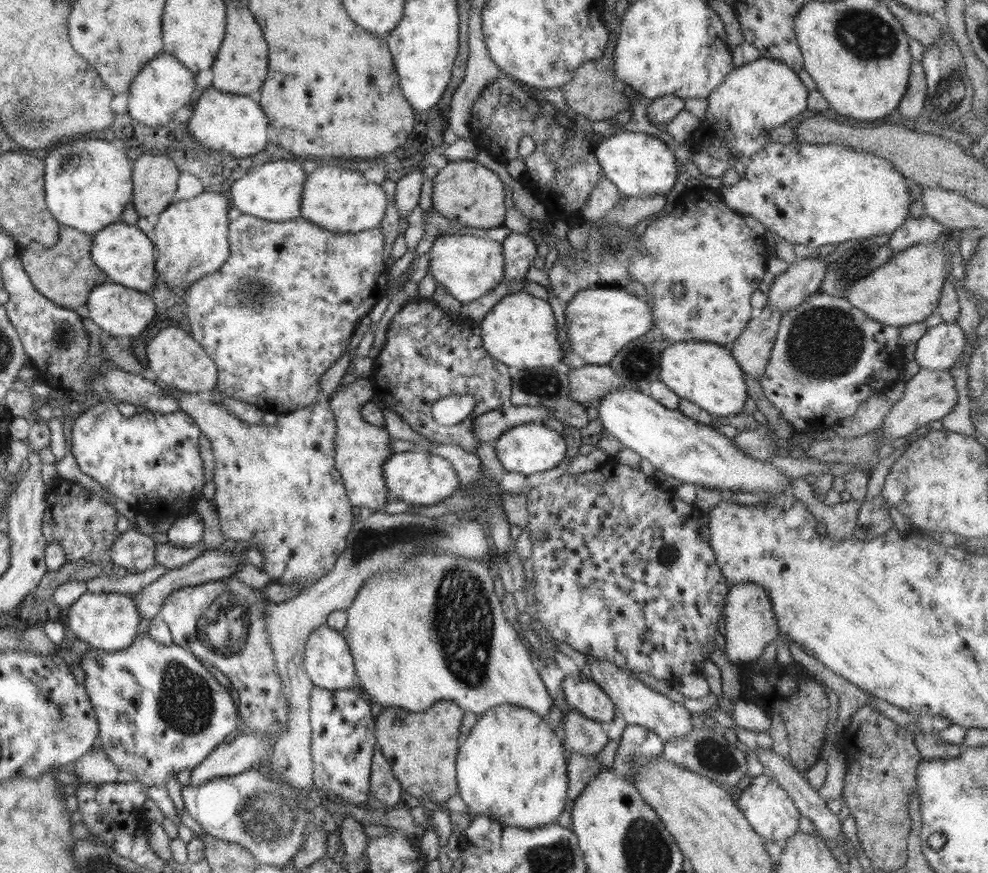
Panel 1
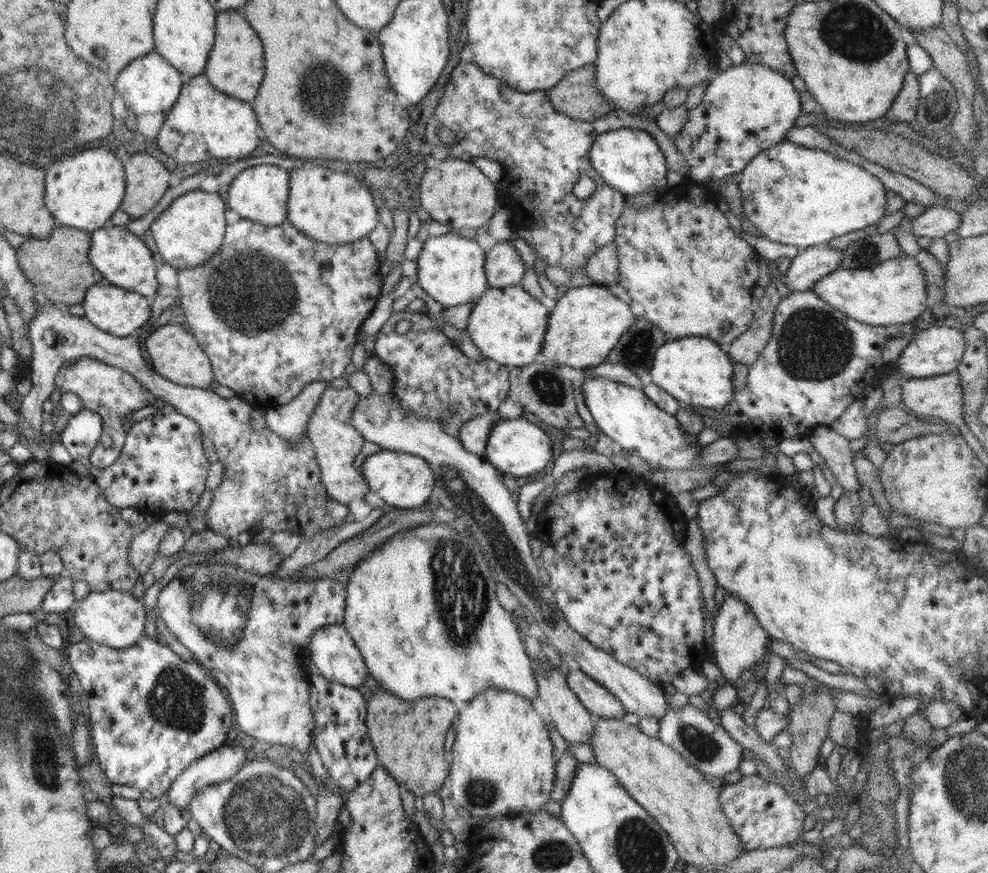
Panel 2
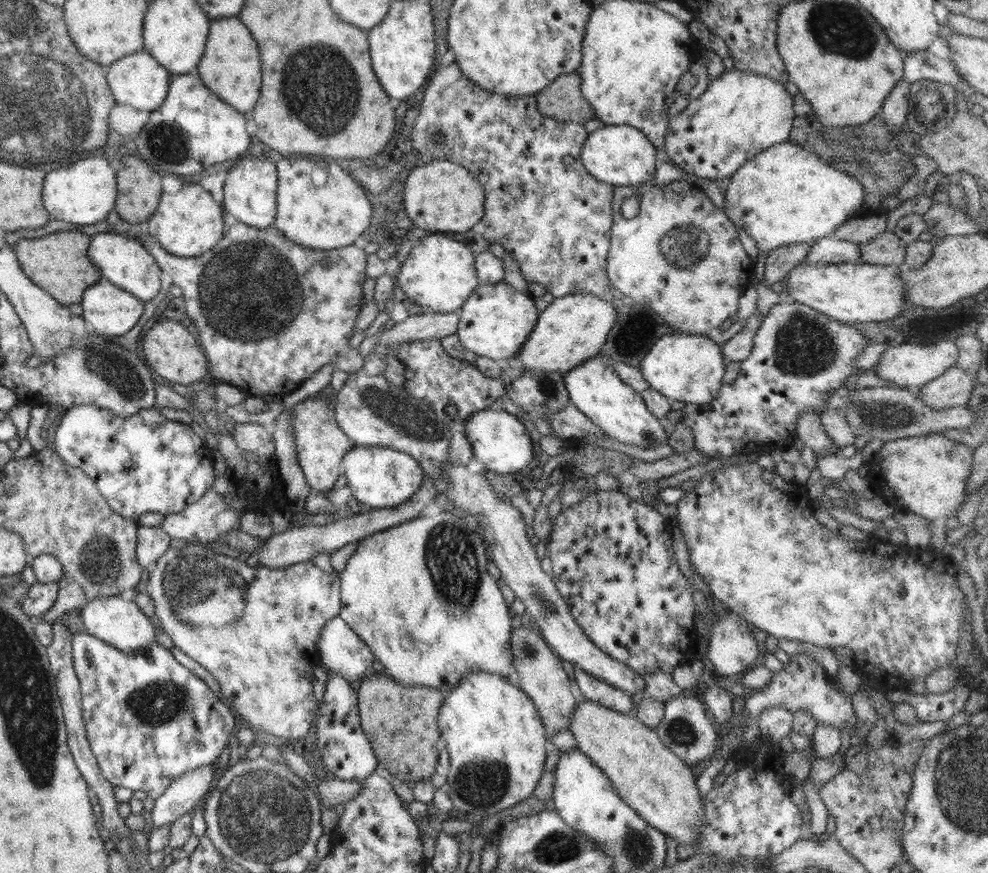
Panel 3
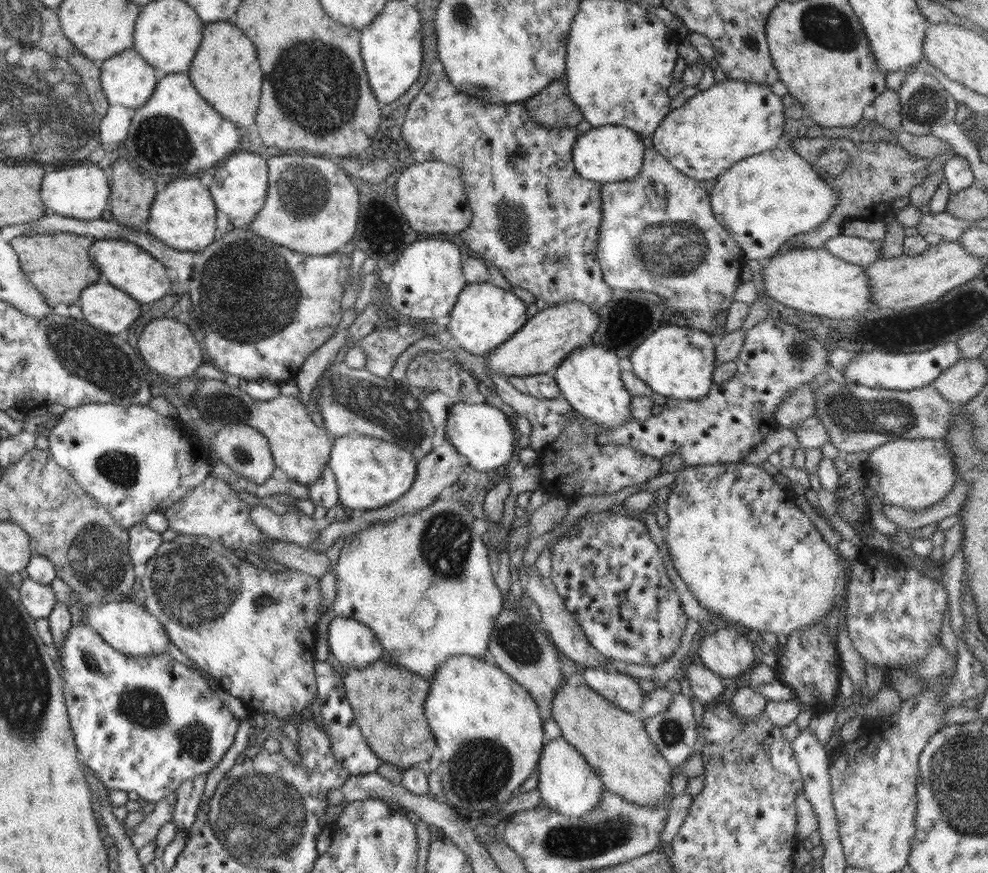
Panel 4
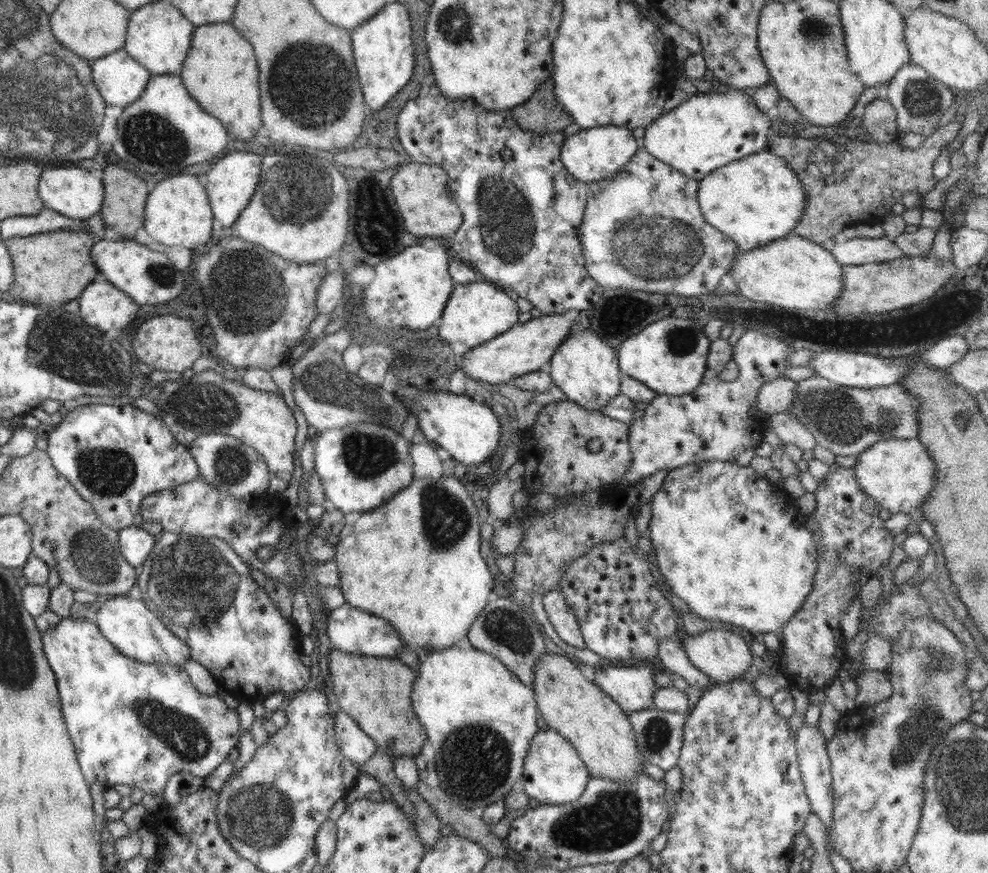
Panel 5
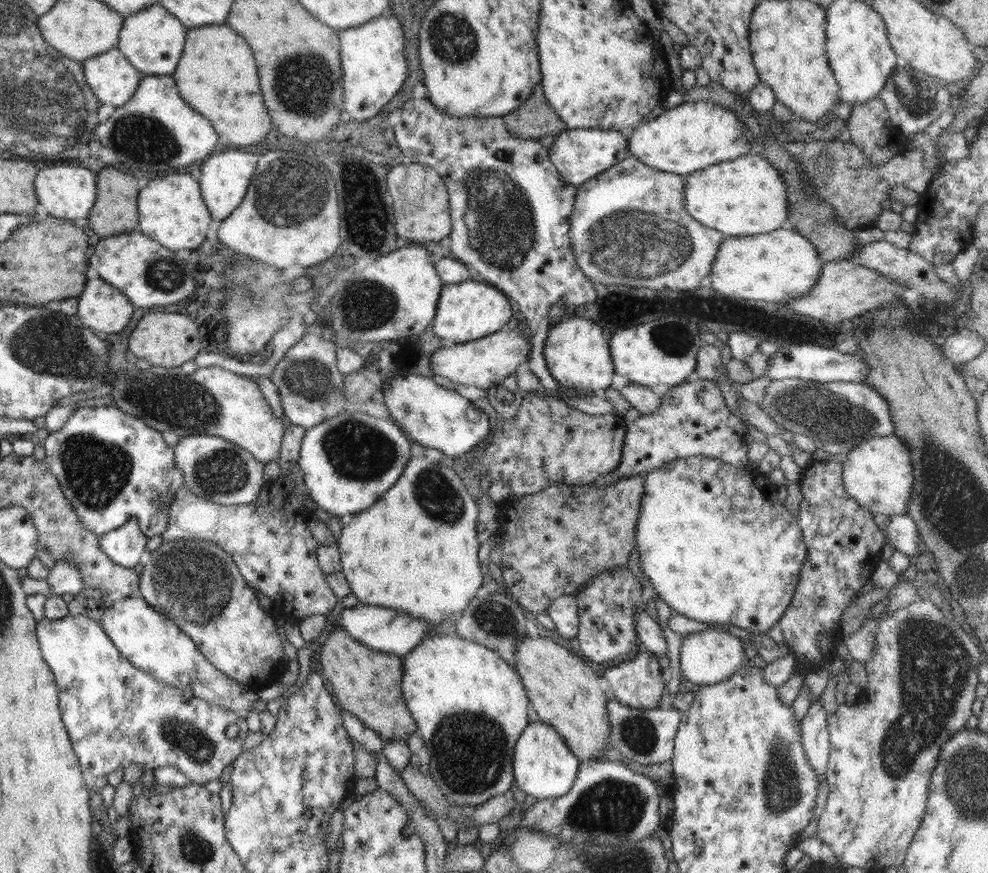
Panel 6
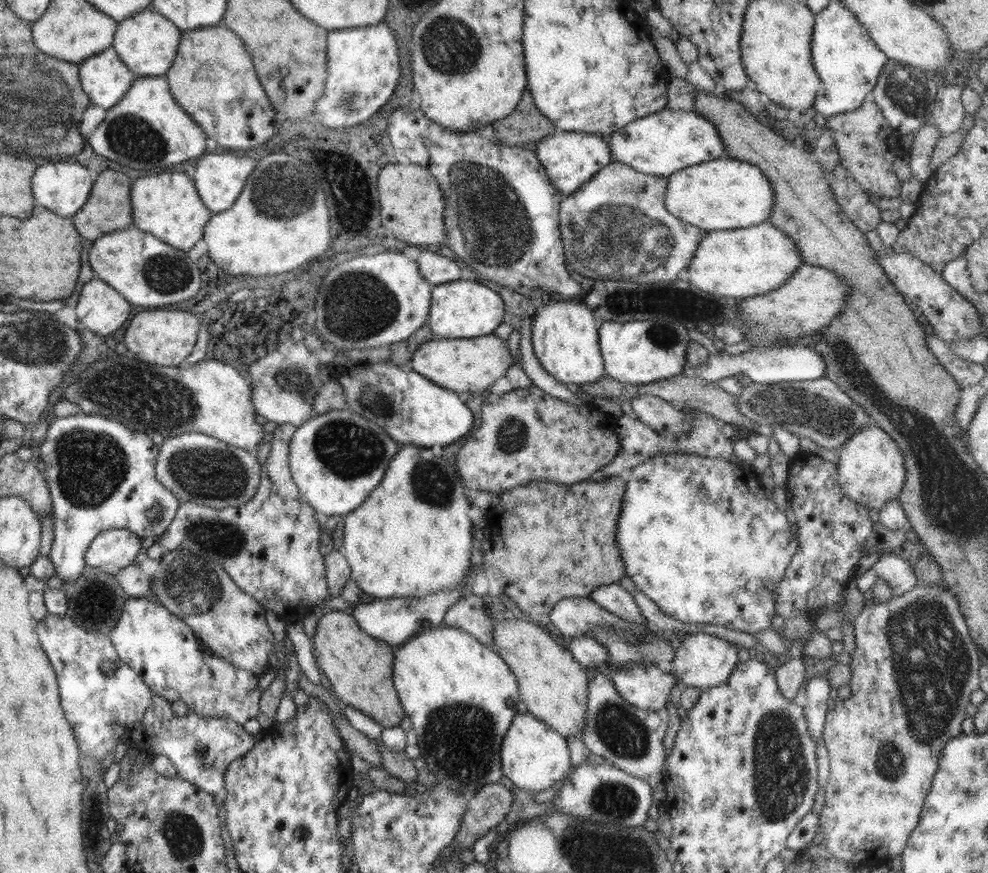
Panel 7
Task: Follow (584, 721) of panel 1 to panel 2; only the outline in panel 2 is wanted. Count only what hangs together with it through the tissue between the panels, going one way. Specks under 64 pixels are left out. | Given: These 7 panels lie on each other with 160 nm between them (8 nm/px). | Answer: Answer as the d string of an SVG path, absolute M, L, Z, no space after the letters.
M531 658L538 695L550 710L551 724L568 744L588 744L593 737L593 714L582 706L567 684L558 684L550 673L548 663L538 663Z

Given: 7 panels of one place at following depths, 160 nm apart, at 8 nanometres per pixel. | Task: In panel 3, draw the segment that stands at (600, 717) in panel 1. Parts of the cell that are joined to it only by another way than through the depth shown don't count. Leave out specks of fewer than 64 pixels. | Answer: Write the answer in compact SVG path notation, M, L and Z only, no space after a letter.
M575 667L574 678L585 700L597 702L625 715L631 715L632 710L635 709L633 698L624 690L606 684L604 680L599 680L598 677L584 672L581 668Z

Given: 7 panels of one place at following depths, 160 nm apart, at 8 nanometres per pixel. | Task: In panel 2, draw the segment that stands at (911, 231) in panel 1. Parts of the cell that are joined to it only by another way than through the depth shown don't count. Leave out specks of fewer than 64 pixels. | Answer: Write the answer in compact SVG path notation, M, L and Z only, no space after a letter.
M944 204L925 208L918 218L910 220L915 237L944 238L950 232L956 232L960 226L961 216Z

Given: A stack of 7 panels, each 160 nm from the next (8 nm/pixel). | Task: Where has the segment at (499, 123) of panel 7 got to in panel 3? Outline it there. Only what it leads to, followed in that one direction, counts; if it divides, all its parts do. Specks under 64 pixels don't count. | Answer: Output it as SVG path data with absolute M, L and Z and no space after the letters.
M578 72L561 75L555 82L535 94L538 111L549 118L580 123L597 119L590 103L582 97L582 79Z

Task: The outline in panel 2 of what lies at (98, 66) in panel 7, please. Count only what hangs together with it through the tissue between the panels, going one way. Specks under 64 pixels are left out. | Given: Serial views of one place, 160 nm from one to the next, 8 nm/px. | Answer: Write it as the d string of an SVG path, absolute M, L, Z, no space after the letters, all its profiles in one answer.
M152 50L144 56L131 60L116 78L115 90L117 100L126 104L136 116L144 114L166 113L176 104L182 83L180 72L166 62L156 51Z

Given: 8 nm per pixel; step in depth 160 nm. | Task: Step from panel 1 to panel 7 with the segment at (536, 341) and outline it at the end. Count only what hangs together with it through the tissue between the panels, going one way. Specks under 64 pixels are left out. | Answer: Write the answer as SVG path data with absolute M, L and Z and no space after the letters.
M453 280L433 285L428 324L435 336L449 339L471 339L494 332L504 316L502 298L489 287L472 280Z

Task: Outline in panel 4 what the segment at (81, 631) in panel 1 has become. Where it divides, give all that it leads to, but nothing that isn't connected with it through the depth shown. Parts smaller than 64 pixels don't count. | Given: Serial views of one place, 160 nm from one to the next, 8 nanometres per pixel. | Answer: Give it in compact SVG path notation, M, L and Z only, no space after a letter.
M133 600L122 602L96 602L90 604L87 610L89 625L102 640L105 640L112 648L119 650L122 654L131 657L154 656L168 651L169 637L162 624L145 610L145 606L138 605Z

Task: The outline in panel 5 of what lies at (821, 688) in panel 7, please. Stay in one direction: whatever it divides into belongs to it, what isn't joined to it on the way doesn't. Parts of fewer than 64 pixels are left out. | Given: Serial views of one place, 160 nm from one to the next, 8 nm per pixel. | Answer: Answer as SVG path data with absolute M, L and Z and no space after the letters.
M802 725L796 732L796 750L799 758L799 769L805 786L812 813L816 814L826 827L826 835L829 838L830 825L833 821L833 778L831 775L831 760L827 753L828 741L822 735L822 731L814 725Z

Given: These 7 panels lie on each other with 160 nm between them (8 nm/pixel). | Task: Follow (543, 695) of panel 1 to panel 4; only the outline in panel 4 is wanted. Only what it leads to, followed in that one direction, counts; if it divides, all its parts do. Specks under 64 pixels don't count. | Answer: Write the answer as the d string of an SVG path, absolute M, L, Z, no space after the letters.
M446 492L426 508L391 521L375 522L347 536L336 562L336 599L318 622L314 660L331 659L328 626L336 616L344 616L368 626L392 656L393 664L421 677L431 678L449 656L468 655L490 661L489 638L502 612L504 595L495 583L495 569L489 564L487 546L472 527L474 520L470 510Z

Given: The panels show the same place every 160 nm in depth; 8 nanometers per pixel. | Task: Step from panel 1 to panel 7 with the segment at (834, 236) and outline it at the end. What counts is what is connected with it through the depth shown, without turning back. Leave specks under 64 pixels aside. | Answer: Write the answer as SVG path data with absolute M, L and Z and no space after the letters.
M725 156L683 168L668 177L664 207L670 215L706 231L748 228L769 222L774 191L753 164Z

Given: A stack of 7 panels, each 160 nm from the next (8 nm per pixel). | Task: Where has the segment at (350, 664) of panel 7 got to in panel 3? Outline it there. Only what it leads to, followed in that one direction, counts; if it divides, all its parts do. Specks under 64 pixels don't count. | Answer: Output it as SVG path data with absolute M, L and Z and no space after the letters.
M374 672L361 678L357 692L359 717L381 771L406 782L413 790L417 782L429 781L436 770L436 744L441 739L437 716L445 697L436 688L402 686L394 681L388 674Z

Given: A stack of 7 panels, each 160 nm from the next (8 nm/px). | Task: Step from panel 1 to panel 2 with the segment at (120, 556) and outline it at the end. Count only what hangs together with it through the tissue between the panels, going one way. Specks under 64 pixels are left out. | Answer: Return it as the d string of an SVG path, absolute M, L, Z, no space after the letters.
M155 519L144 531L138 530L128 546L128 562L136 574L144 576L158 556L158 548L163 535L172 526Z

